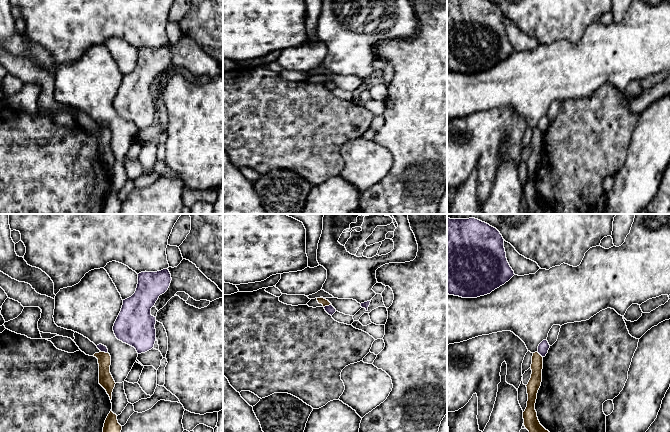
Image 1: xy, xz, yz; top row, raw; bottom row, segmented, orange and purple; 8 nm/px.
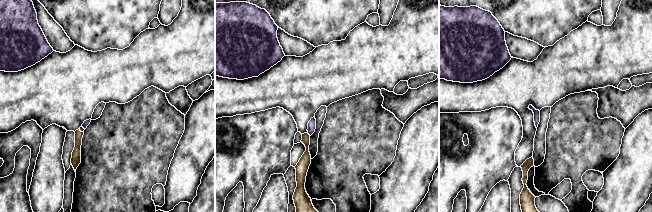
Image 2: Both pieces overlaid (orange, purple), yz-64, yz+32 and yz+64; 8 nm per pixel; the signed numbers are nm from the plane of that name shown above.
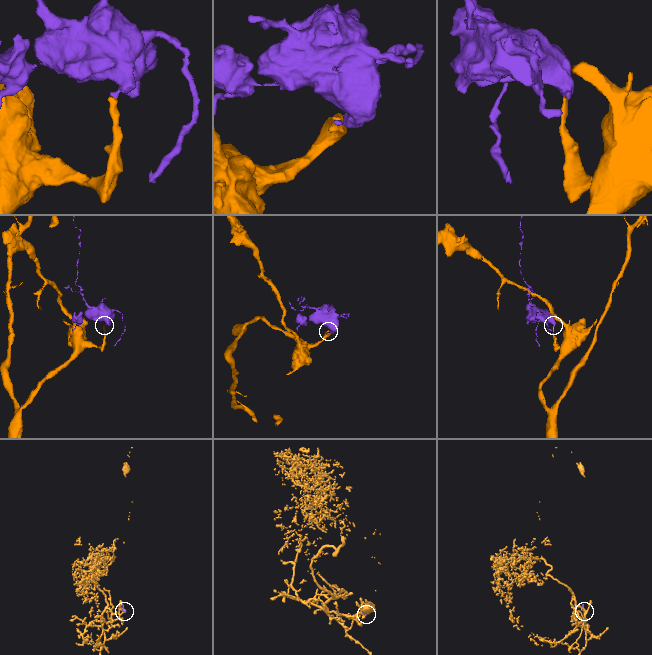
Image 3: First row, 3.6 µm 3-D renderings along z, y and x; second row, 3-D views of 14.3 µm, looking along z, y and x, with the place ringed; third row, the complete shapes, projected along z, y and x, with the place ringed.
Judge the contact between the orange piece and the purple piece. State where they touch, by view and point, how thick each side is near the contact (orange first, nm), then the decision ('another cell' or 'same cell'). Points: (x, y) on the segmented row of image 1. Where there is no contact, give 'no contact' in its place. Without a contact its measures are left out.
xy (104, 352) | 120/60 nm | another cell

